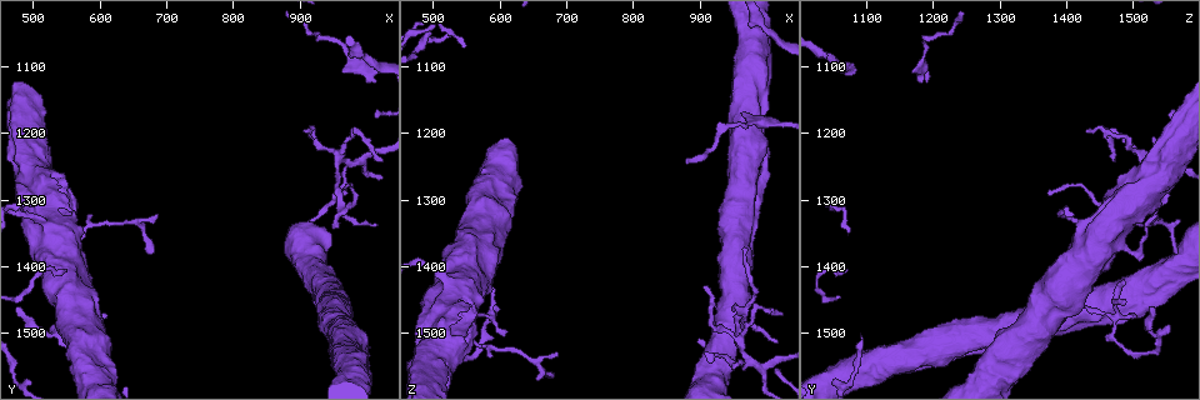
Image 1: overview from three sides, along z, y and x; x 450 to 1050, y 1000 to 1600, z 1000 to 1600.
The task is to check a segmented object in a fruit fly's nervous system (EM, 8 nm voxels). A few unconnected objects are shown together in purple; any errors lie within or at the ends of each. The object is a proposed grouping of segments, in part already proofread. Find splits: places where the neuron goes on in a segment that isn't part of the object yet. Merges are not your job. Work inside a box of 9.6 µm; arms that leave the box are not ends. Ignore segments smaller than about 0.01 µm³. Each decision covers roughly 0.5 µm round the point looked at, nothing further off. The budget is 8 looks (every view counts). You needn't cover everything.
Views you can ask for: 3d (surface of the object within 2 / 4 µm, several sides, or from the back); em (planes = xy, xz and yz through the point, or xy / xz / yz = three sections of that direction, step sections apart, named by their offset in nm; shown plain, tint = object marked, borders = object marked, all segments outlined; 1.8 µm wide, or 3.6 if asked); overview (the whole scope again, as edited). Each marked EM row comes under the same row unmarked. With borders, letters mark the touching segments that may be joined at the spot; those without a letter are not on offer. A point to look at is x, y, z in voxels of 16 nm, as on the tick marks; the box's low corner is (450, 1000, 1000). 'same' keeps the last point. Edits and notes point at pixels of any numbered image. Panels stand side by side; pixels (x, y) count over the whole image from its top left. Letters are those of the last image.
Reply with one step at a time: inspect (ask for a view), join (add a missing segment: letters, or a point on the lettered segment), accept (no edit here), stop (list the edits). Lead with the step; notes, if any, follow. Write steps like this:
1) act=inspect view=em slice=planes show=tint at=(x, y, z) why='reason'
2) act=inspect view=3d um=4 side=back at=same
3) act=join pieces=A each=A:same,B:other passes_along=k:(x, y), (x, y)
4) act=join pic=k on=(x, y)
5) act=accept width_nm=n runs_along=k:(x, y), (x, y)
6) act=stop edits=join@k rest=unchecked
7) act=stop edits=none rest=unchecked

act=inspect view=3d um=2 at=(960, 1235, 1515)

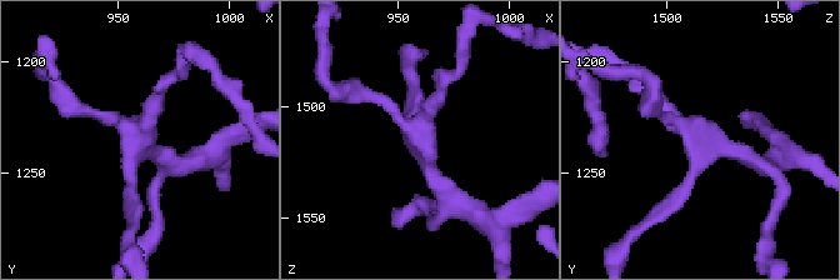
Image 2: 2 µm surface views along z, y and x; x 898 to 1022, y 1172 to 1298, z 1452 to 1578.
act=inspect view=em slice=planes show=borders at=(959, 1233, 1512)

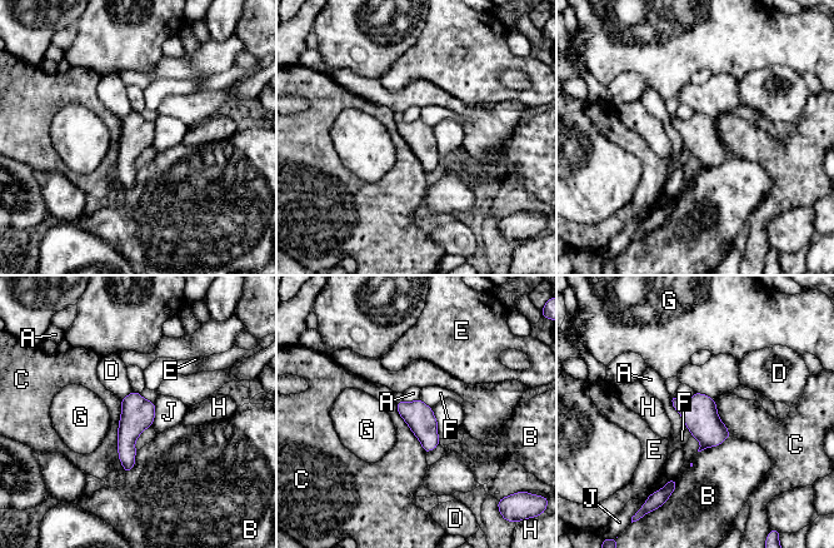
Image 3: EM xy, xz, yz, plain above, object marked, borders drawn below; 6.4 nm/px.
act=accept each=A:other,B:other,C:other,D:other,E:other,F:other,G:other,H:other,J:other border=3:(120, 399), (118, 458), (124, 472) found='none of them fits'

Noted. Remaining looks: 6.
act=inspect view=3d um=4 at=(585, 1470, 1470) why='abrupt turn'

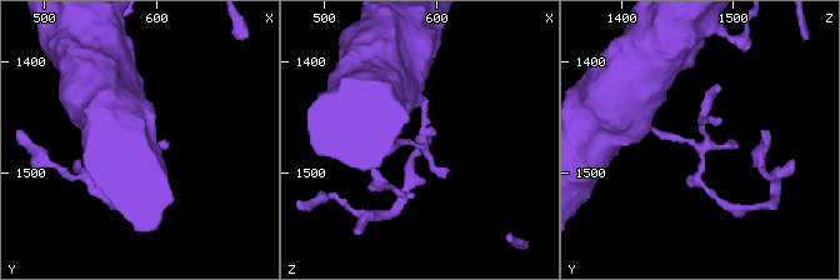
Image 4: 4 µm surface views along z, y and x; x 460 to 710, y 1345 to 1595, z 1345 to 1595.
act=inspect view=em slice=yz step=16 show=tint at=(588, 1478, 1468) why='need the tissue'

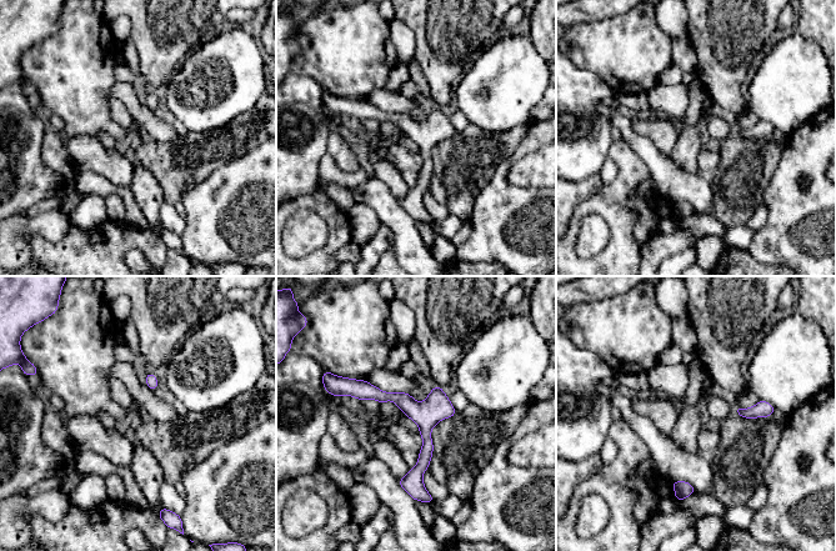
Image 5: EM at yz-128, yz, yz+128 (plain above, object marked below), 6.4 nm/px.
act=inspect view=em slice=planes show=borders at=same why='another direction'

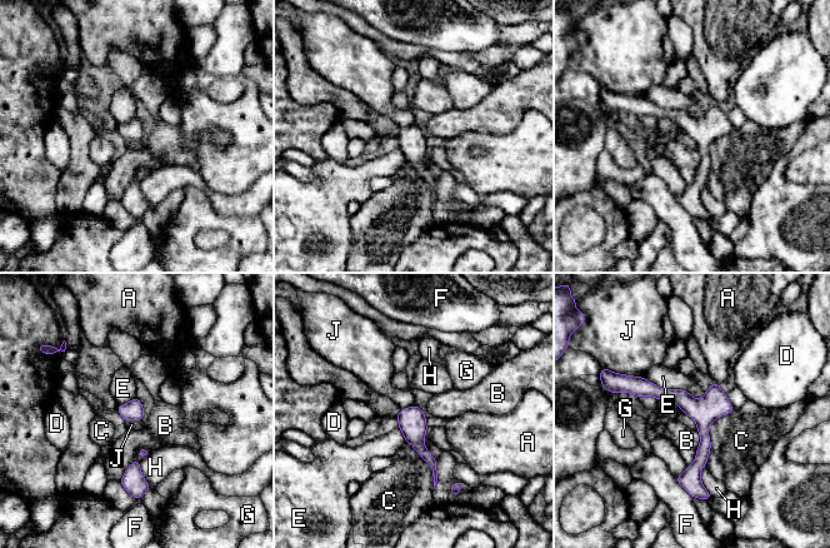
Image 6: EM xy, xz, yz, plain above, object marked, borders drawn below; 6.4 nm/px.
act=accept each=A:other,B:other,C:other,D:other,E:other,F:other,G:other,H:other,J:other runs_along=6:(629, 378), (703, 419), (700, 488) found='none of them fits'

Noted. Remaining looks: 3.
act=inspect view=em slice=xz step=16 show=borders at=(550, 1305, 1465) why='an open end'

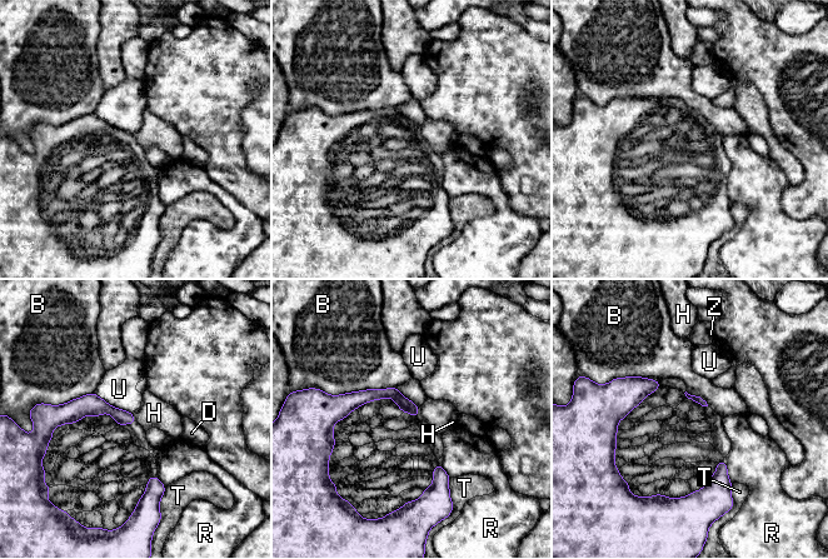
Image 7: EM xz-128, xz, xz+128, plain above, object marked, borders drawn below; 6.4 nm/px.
act=accept longest_contact=B:460nm each=B:other,D:other,H:other,R:other,T:other,U:other,Z:other found='no lettered segment goes on from it'

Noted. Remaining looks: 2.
act=stop edits=none rest=unchecked

